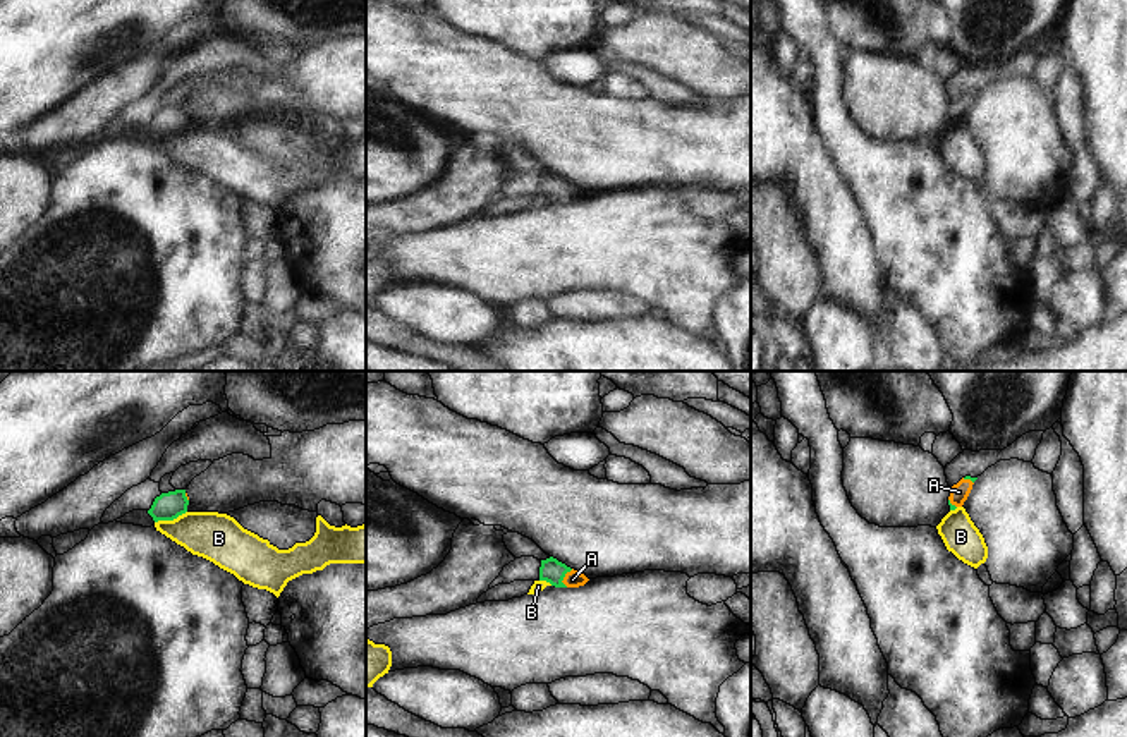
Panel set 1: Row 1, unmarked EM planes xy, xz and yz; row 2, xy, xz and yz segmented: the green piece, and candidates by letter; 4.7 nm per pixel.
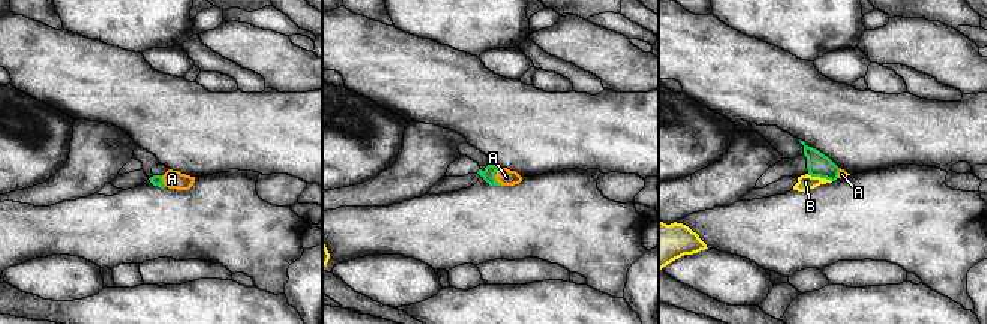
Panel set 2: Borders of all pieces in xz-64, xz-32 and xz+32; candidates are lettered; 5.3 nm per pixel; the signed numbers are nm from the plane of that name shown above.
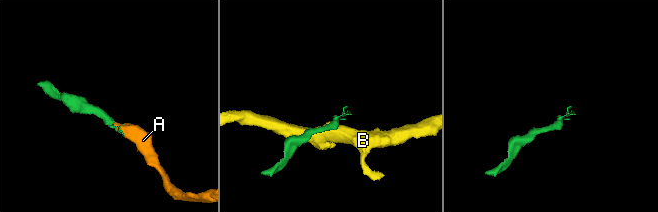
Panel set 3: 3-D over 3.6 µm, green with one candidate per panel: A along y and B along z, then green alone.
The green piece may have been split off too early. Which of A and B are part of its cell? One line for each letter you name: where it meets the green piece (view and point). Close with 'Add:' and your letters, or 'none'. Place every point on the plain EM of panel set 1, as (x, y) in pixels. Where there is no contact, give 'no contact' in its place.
A: xz (564, 191)
Add: A

